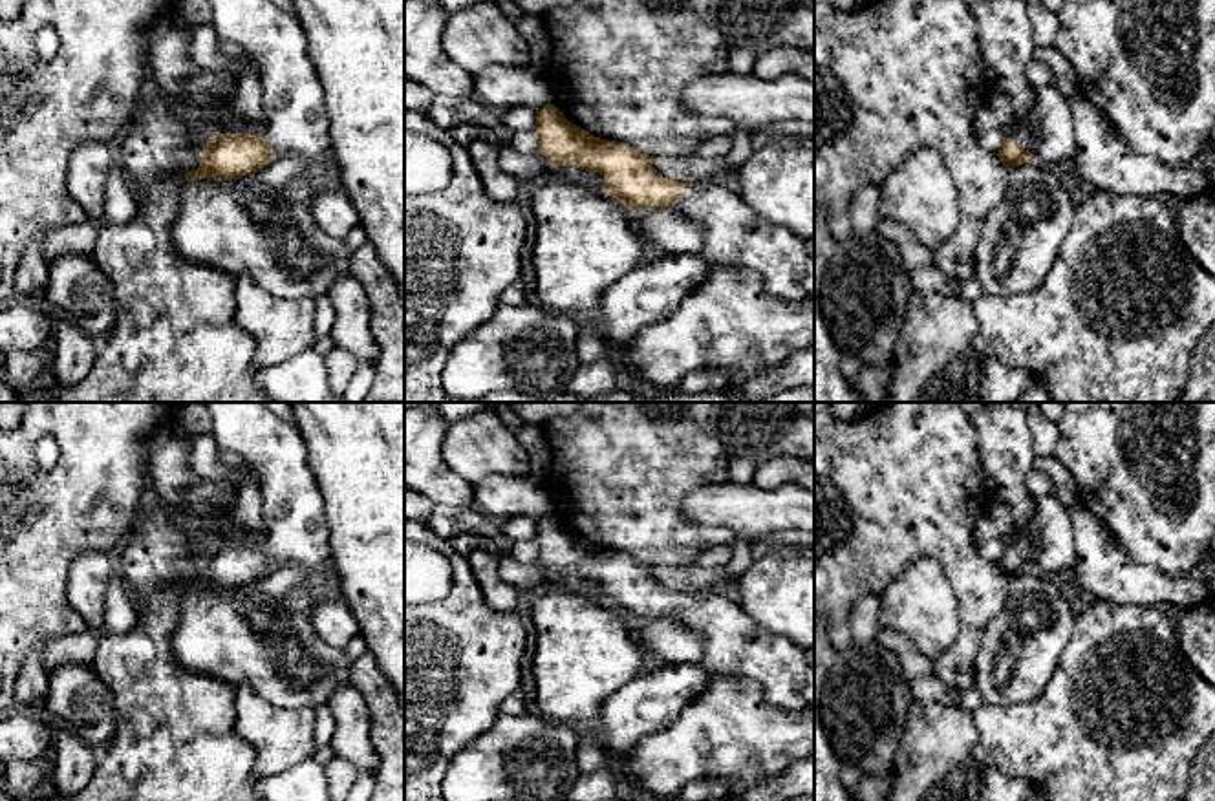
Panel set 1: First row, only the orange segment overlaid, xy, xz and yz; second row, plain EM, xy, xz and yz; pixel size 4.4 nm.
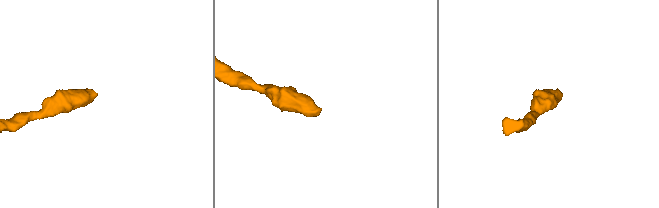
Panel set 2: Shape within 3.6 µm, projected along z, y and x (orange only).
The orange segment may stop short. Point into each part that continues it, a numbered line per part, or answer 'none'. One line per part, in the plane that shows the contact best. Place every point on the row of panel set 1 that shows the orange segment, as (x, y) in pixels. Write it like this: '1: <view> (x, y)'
1: xy (297, 123)

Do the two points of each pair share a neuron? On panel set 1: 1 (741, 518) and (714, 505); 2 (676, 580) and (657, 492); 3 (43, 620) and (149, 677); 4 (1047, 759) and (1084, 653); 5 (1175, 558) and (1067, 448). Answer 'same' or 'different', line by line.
1: same
2: different
3: different
4: same
5: same

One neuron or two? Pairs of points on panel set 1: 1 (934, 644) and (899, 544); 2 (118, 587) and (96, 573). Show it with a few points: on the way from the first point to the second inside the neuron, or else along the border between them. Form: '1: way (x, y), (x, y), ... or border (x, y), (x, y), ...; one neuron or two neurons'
1: border (946, 576), (934, 560), (913, 558), (879, 595); two neurons
2: border (116, 571), (107, 589), (105, 620), (101, 624); two neurons

